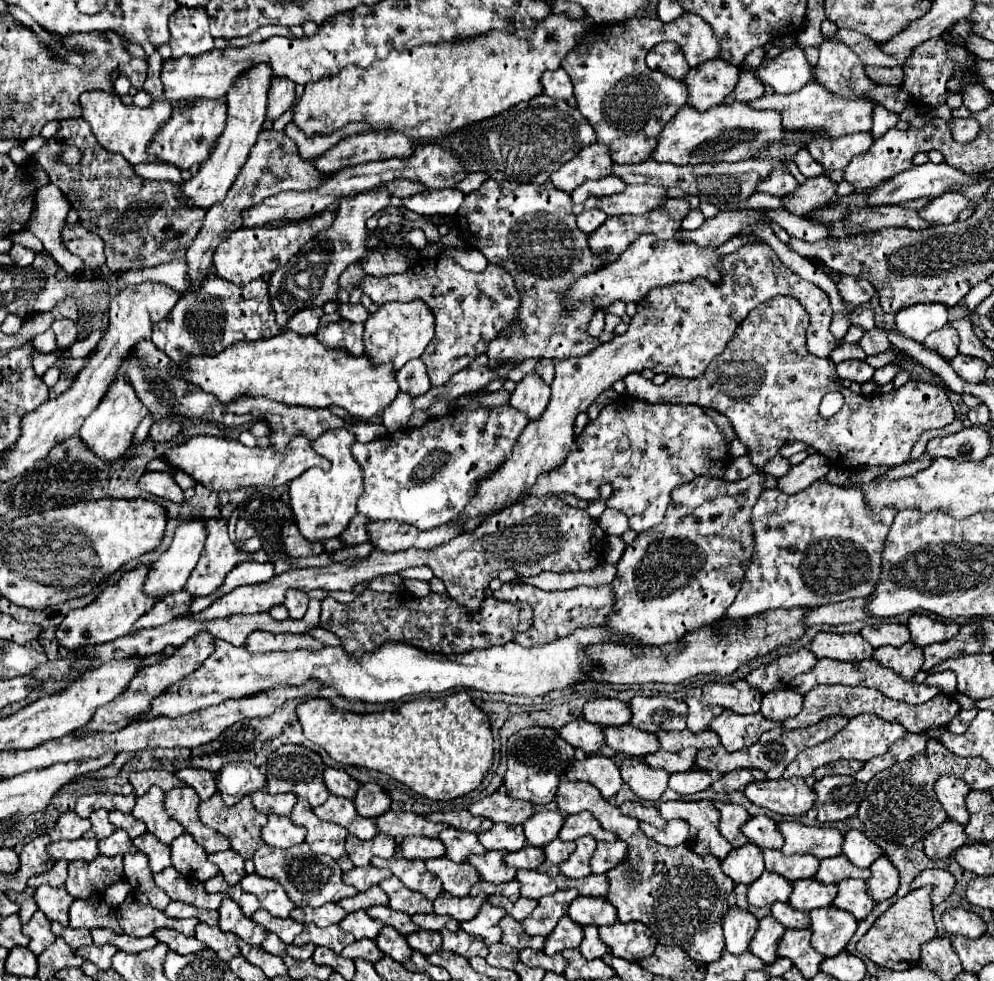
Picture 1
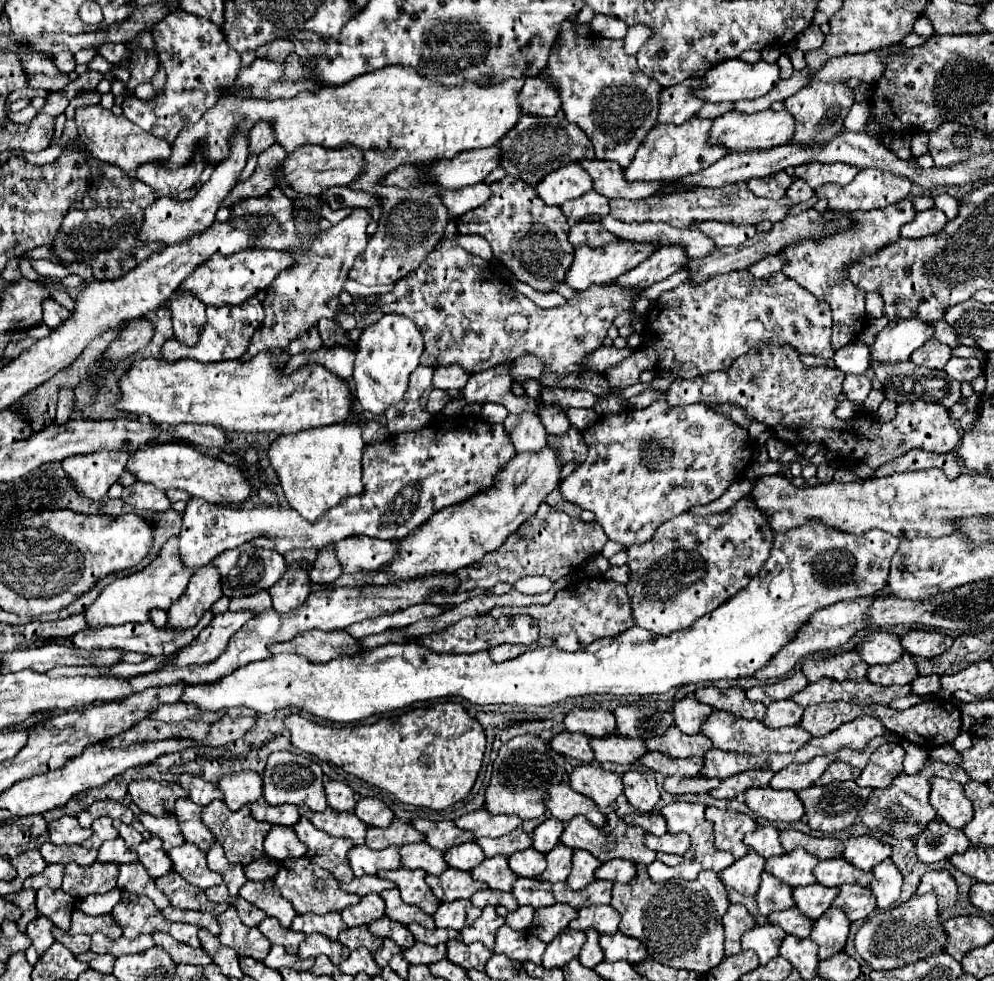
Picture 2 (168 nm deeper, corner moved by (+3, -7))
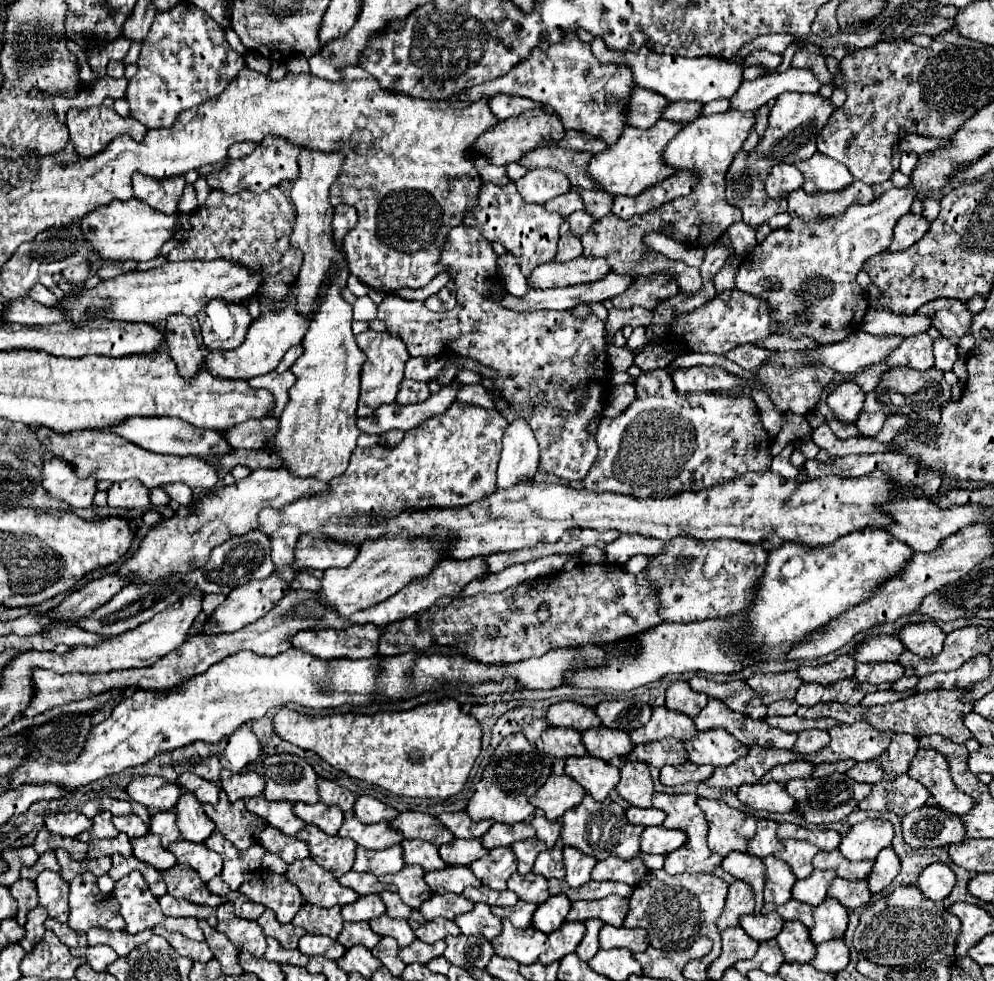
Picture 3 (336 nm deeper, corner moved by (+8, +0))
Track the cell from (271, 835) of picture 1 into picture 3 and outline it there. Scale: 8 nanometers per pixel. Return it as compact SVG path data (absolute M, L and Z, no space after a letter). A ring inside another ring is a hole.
M267 826L261 834L259 834L259 842L273 854L277 854L283 862L291 864L295 860L303 860L309 856L309 846L297 838L289 838L285 834L281 834L279 830L273 830L271 826Z

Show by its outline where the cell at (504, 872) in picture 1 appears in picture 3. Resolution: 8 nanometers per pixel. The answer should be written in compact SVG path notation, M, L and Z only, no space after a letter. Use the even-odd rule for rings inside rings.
M511 848L491 850L485 858L479 858L469 866L483 886L491 890L505 890L509 876L517 870L517 860Z

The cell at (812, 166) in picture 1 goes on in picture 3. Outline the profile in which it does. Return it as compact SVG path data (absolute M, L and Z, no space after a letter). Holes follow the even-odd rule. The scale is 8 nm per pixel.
M785 92L781 98L777 98L775 106L769 112L769 122L763 138L759 144L751 150L739 150L727 170L725 176L725 194L727 202L743 212L743 222L747 226L759 226L765 224L771 216L785 212L785 202L771 200L765 194L765 180L769 176L771 166L775 164L795 164L799 160L807 160L813 152L817 152L817 132L825 126L833 112L833 106L829 100L823 100L819 94L797 94L797 92Z

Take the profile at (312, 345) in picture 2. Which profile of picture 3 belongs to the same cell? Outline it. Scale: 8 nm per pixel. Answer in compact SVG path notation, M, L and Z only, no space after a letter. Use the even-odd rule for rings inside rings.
M297 344L297 346L293 346L293 348L289 348L289 350L285 352L283 360L281 360L275 371L283 373L287 370L287 368L291 368L291 364L299 358L299 354L301 354L301 346L299 346L299 344Z

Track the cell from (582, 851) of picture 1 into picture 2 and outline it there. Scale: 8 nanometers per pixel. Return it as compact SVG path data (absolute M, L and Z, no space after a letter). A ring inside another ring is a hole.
M576 849L574 857L572 857L572 873L566 883L576 891L584 889L590 881L594 881L594 871L600 865L602 863L592 853L586 853L584 849Z

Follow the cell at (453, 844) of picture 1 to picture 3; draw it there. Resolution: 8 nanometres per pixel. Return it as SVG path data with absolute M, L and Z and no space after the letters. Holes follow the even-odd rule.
M451 840L449 844L439 846L439 856L449 866L469 866L473 860L479 860L487 854L481 840Z

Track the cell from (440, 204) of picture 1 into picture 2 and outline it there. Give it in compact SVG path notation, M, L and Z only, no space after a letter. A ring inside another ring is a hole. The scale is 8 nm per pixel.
M478 183L478 185L472 185L468 189L440 193L440 197L442 197L444 207L448 209L450 221L454 221L454 219L462 217L462 213L482 205L482 201L486 201L486 197L490 197L490 189L484 183Z

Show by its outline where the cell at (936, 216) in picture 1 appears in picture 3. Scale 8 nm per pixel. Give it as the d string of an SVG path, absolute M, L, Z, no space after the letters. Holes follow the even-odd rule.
M905 214L905 218L899 218L897 226L895 226L895 234L893 234L893 242L891 242L891 252L899 252L905 250L909 246L913 246L915 242L919 242L923 238L923 234L929 230L929 222L923 216L915 216L915 214Z

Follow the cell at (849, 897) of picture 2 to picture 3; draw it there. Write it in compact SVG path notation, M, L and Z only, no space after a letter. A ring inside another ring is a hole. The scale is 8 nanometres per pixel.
M835 878L831 882L827 894L833 896L833 898L837 898L849 910L865 906L871 900L871 892L867 888L867 880L849 882L849 880L843 880L843 878Z

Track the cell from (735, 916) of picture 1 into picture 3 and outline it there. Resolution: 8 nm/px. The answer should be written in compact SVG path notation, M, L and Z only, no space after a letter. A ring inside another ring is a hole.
M735 880L733 884L729 884L725 908L717 918L717 928L725 930L729 926L739 926L739 916L751 914L753 908L755 908L755 898L751 886L743 880Z

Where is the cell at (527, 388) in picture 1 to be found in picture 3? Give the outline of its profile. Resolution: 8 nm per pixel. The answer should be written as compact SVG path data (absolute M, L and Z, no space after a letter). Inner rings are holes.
M511 422L505 430L501 460L497 468L497 488L511 488L531 480L539 468L539 446L527 422Z

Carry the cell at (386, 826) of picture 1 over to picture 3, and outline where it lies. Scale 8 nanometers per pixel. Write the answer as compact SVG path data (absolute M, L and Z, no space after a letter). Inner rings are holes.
M353 814L345 816L337 834L341 838L355 840L355 844L359 844L367 850L383 850L383 848L403 842L401 834L393 834L393 830L389 830L389 822L361 824Z

